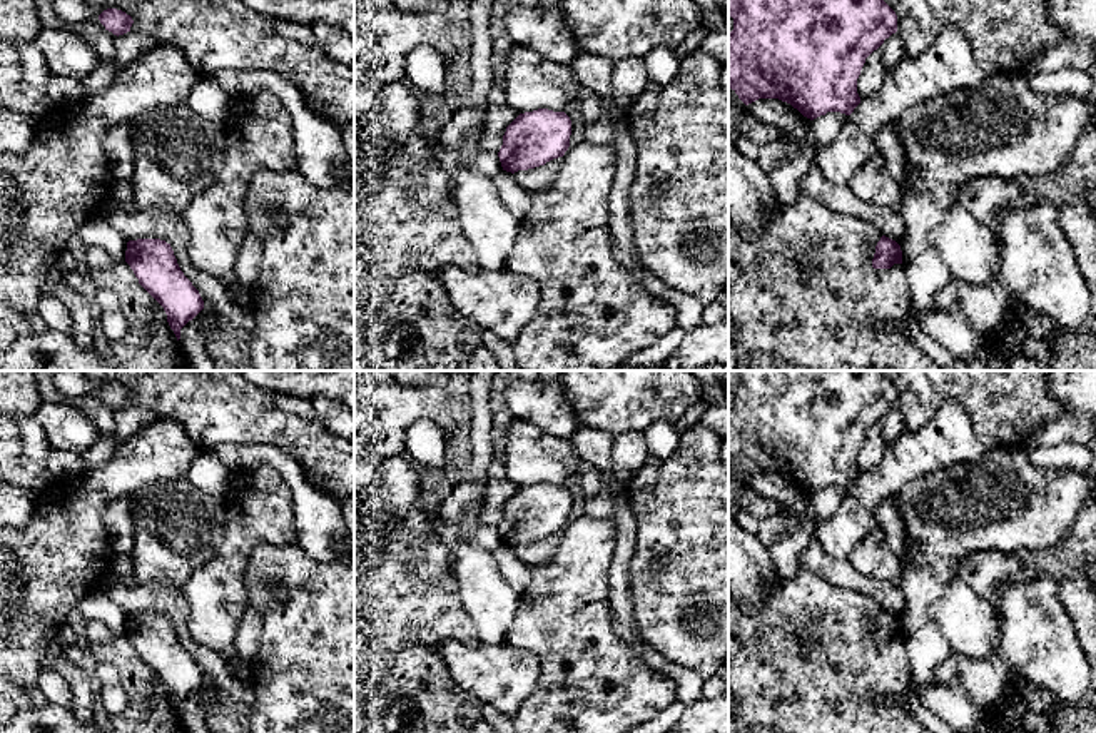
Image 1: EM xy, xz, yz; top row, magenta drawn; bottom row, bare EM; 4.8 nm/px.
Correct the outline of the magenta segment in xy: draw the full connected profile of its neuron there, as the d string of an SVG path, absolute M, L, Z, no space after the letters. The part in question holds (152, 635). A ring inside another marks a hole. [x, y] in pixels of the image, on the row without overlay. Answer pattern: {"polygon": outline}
{"polygon": "M160 613L129 614L125 636L139 658L164 681L179 715L180 703L204 683L204 675L180 645L170 618Z"}

